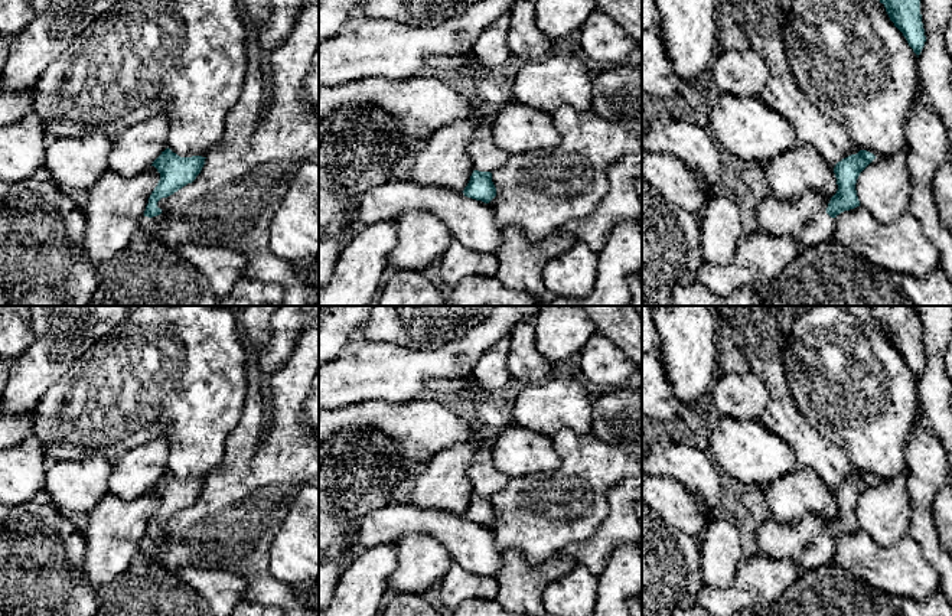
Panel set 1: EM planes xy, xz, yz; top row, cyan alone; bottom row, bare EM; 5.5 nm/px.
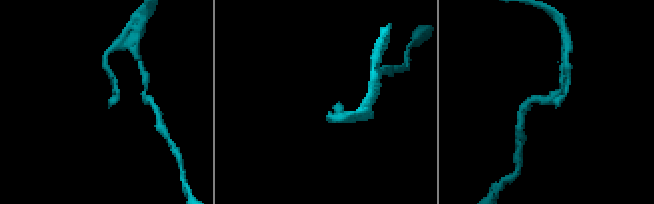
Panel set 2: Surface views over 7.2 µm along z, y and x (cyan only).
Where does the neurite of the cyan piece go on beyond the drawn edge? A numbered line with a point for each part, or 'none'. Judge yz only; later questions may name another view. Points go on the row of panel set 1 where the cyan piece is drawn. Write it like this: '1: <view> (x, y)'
1: yz (805, 220)

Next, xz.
1: xz (485, 155)

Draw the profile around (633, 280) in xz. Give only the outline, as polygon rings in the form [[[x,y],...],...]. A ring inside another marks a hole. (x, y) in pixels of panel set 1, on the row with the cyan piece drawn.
[[[640,273],[630,274],[627,277],[630,289],[630,306],[642,306],[642,280]]]

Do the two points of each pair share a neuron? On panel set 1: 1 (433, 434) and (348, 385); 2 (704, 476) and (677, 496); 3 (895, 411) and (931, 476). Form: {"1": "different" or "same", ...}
{"1": "different", "2": "different", "3": "different"}

